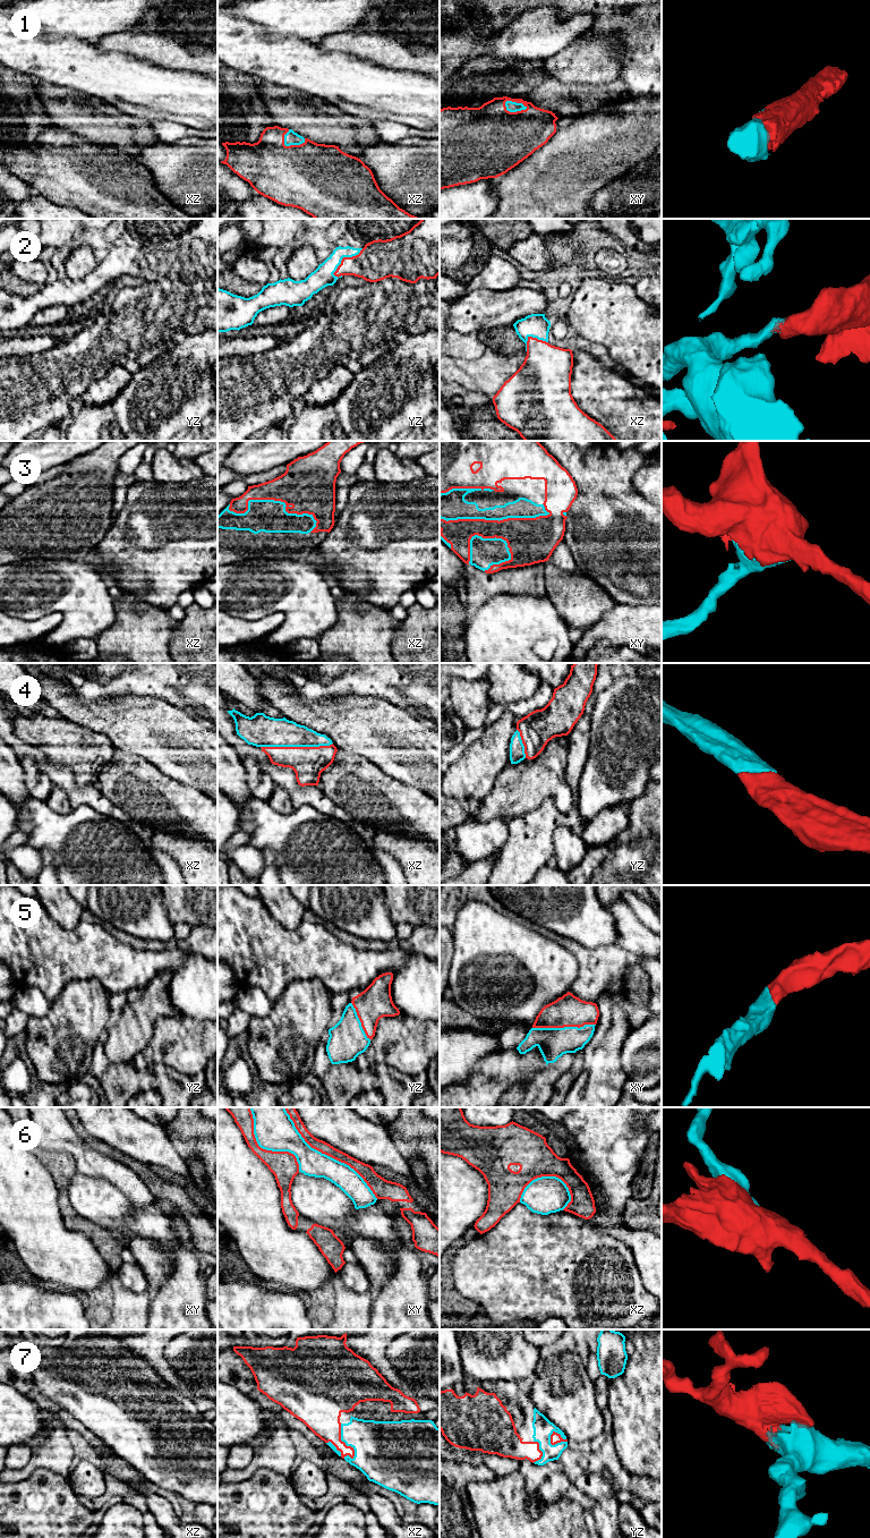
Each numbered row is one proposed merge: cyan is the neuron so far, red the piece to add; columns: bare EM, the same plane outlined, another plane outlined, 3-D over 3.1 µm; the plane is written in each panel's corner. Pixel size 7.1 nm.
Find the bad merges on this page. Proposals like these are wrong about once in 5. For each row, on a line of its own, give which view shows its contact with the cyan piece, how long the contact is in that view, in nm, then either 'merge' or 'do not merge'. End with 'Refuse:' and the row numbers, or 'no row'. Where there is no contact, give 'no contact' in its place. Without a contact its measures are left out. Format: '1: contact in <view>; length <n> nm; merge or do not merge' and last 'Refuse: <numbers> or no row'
1: contact in xy; length 170 nm; merge
2: contact in yz; length 280 nm; merge
3: contact in xz; length 650 nm; merge
4: contact in xz; length 500 nm; merge
5: contact in xy; length 440 nm; merge
6: contact in xy; length 900 nm; do not merge
7: contact in xz; length 280 nm; merge
Refuse: 6

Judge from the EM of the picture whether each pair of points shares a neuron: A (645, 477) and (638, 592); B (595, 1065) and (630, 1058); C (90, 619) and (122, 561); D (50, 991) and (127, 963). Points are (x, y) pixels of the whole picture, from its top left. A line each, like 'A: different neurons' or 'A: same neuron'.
A: different neurons
B: different neurons
C: different neurons
D: same neuron

